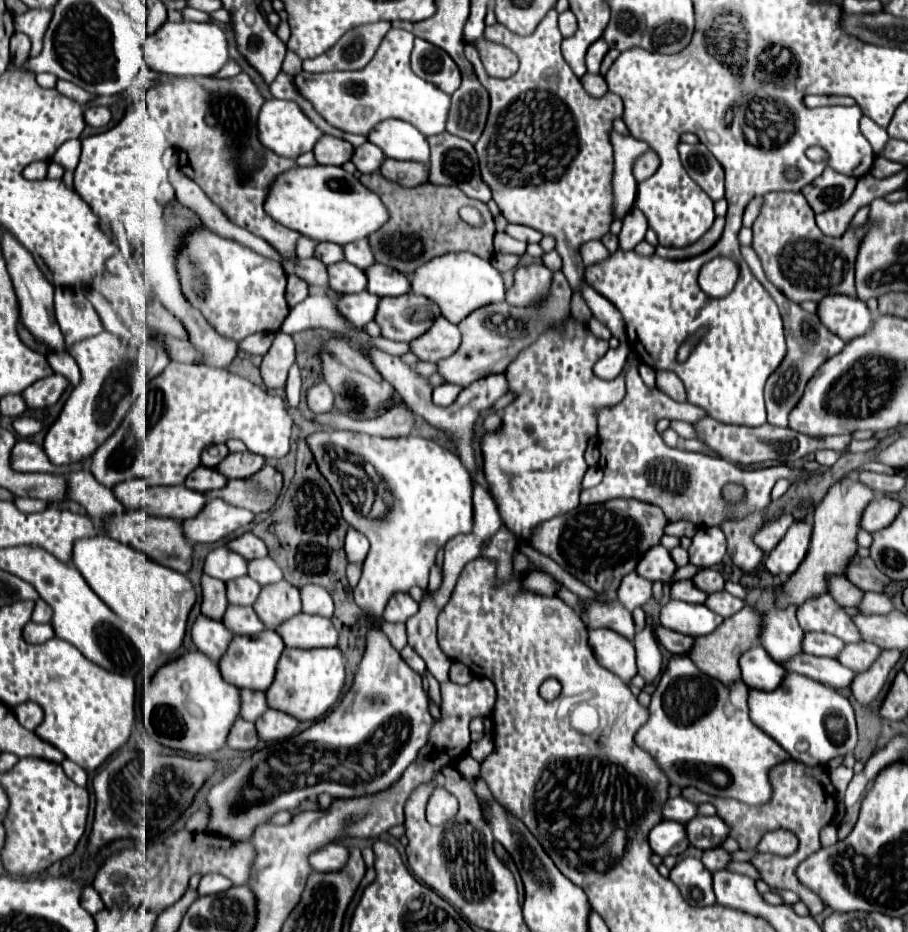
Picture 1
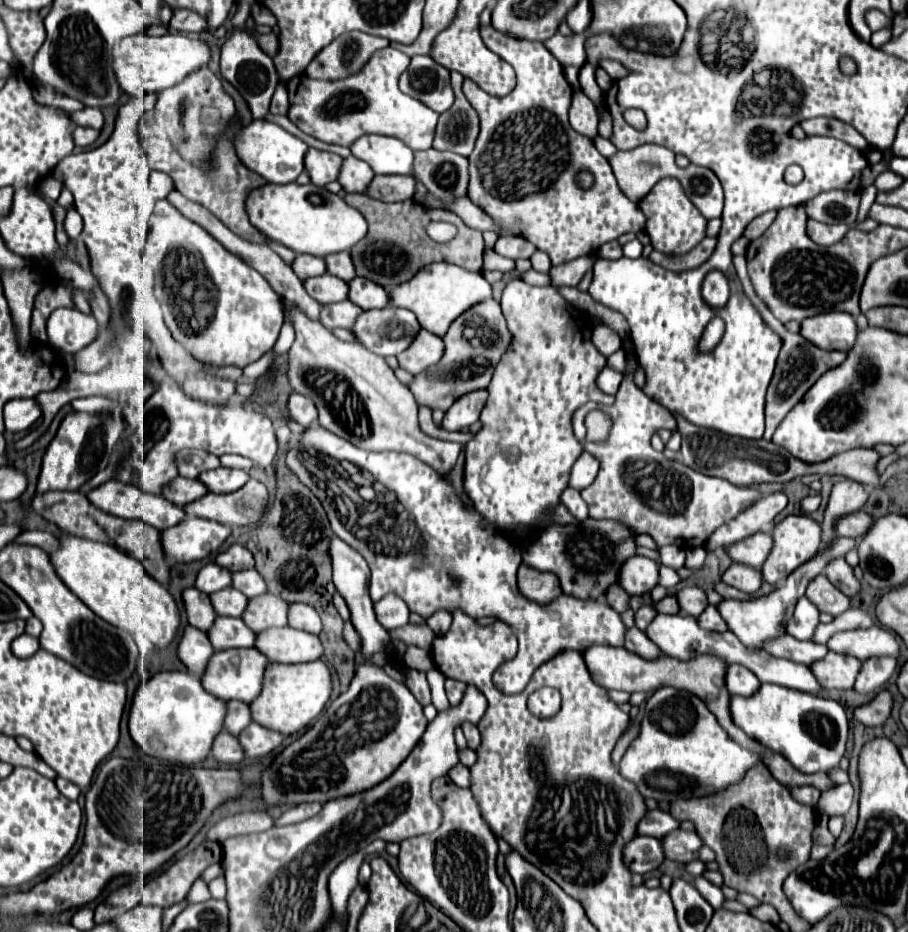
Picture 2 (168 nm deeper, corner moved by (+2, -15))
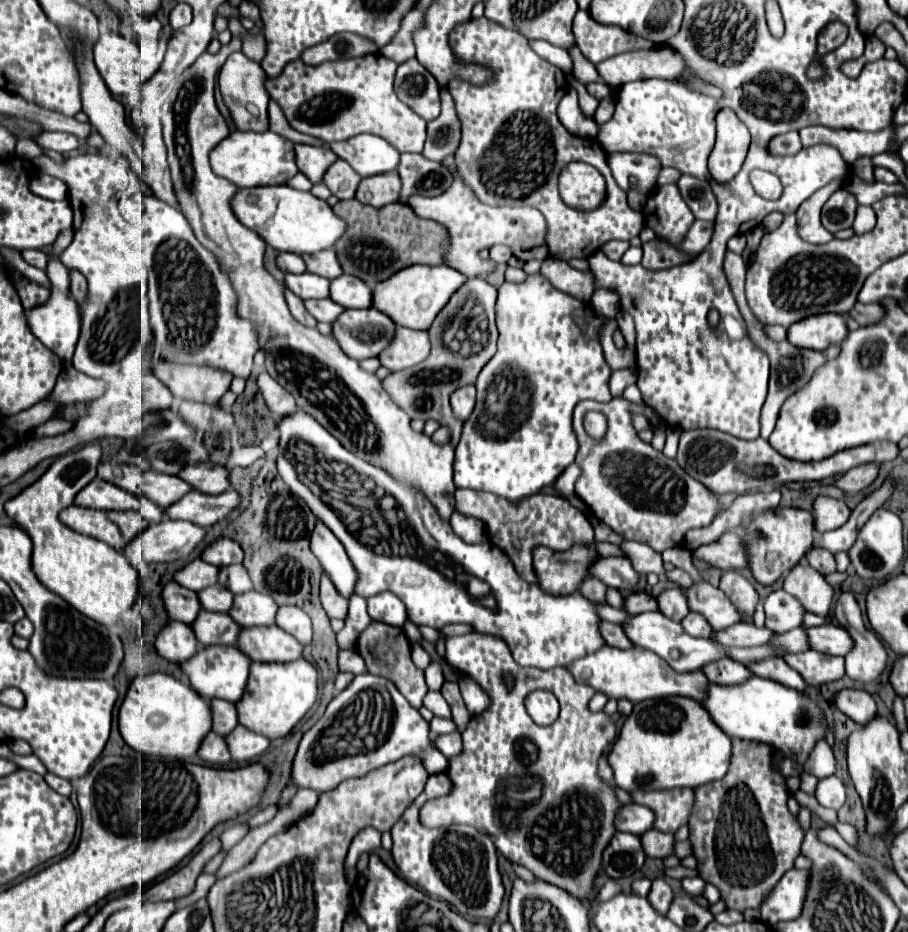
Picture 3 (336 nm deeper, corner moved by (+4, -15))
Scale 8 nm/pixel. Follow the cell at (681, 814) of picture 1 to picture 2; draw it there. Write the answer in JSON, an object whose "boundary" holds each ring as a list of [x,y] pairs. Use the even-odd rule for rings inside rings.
{"boundary":[[[660,809],[648,811],[646,817],[636,827],[638,835],[650,835],[650,837],[656,837],[656,839],[668,835],[674,829],[678,829],[678,821],[670,813],[660,811]]]}

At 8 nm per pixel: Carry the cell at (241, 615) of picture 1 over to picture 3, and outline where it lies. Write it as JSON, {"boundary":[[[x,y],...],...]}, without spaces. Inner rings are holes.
{"boundary":[[[200,611],[196,623],[192,623],[196,639],[204,645],[236,645],[240,635],[240,625],[228,613]]]}

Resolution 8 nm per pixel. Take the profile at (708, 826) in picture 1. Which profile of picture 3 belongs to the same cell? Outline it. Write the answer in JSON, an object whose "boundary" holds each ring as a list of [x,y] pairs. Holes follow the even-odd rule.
{"boundary":[[[656,829],[646,831],[642,837],[642,845],[648,857],[668,857],[674,853],[674,835],[672,833],[660,833]]]}

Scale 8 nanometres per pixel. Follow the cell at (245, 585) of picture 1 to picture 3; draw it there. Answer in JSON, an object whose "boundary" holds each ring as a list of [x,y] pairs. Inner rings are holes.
{"boundary":[[[212,585],[204,591],[198,593],[200,595],[200,605],[206,611],[218,611],[218,613],[228,613],[232,603],[234,603],[234,595],[220,585]]]}

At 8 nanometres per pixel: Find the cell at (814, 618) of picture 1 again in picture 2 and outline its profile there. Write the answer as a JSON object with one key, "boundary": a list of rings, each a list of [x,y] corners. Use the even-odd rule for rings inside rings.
{"boundary":[[[800,597],[794,609],[794,617],[786,623],[786,633],[796,639],[810,639],[818,625],[818,609],[810,603],[810,599]]]}

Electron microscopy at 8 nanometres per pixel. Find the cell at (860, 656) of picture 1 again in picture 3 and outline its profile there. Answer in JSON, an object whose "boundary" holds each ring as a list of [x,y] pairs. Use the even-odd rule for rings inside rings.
{"boundary":[[[804,651],[796,655],[784,657],[792,669],[796,669],[802,679],[808,685],[824,685],[838,681],[846,675],[844,671],[844,657],[830,657],[830,655],[820,655],[818,651]]]}

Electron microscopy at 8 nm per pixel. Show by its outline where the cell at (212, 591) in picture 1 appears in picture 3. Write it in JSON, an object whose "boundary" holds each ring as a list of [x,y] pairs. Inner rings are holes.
{"boundary":[[[170,581],[164,587],[162,597],[164,597],[164,605],[166,605],[166,611],[172,621],[182,621],[188,625],[192,625],[196,621],[196,617],[200,613],[200,601],[198,601],[196,591],[184,589],[176,581]]]}

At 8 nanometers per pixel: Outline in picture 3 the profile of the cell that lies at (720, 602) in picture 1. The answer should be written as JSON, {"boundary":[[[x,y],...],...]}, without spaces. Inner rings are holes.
{"boundary":[[[688,613],[686,619],[682,621],[682,627],[692,637],[712,637],[714,635],[710,623],[700,613]]]}

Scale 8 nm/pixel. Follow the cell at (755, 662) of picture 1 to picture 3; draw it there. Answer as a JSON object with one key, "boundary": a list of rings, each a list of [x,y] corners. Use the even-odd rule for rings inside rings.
{"boundary":[[[732,659],[708,663],[706,667],[702,667],[702,671],[710,679],[710,683],[716,685],[740,685],[752,677],[752,671],[746,665]]]}

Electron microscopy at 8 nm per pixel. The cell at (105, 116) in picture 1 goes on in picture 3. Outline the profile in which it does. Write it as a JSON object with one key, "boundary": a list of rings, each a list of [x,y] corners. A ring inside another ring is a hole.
{"boundary":[[[44,131],[36,143],[44,149],[50,149],[50,151],[56,151],[56,153],[70,153],[74,149],[80,147],[80,139],[72,133],[50,133],[50,131]]]}

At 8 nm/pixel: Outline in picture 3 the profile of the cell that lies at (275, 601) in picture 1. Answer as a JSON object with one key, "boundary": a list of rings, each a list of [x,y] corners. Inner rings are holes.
{"boundary":[[[248,591],[244,595],[234,597],[234,605],[228,611],[240,627],[256,627],[256,625],[272,625],[276,621],[278,603],[270,595],[260,595],[256,591]]]}

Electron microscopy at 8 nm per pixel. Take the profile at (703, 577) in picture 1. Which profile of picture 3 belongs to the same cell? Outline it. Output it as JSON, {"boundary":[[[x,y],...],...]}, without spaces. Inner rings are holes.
{"boundary":[[[672,587],[672,589],[662,591],[658,595],[658,603],[660,603],[660,611],[666,617],[676,619],[676,621],[682,621],[690,613],[688,599],[686,599],[686,593],[682,587]]]}

